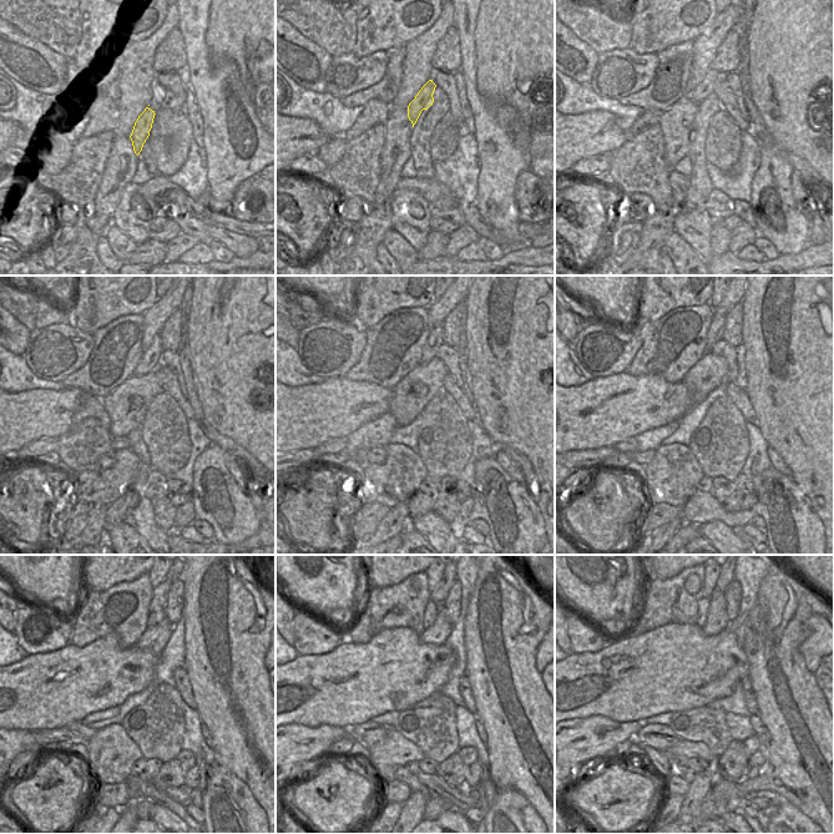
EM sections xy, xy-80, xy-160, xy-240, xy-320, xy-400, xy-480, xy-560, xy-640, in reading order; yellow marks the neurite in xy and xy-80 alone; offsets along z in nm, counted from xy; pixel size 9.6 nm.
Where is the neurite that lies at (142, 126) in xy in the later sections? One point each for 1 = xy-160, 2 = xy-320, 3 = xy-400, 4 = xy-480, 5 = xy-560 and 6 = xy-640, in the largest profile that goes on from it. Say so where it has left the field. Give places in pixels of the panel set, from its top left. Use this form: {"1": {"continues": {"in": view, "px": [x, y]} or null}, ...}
{"1": {"continues": {"in": "xy-160", "px": [704, 89]}}, "2": {"continues": {"in": "xy-320", "px": [434, 342]}}, "3": {"continues": {"in": "xy-400", "px": [714, 334]}}, "4": {"continues": {"in": "xy-480", "px": [160, 595]}}, "5": {"continues": {"in": "xy-560", "px": [439, 595]}}, "6": {"continues": {"in": "xy-640", "px": [723, 580]}}}

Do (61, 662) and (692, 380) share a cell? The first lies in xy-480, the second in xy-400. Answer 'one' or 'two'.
two

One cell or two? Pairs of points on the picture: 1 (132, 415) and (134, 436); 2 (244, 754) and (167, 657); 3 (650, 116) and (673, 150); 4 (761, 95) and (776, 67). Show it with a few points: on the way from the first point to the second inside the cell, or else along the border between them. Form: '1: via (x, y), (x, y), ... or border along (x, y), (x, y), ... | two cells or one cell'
1: border along (140, 424), (126, 436) | two cells
2: border along (185, 637), (185, 663), (182, 666) | two cells
3: border along (662, 112), (657, 122) | two cells
4: via (767, 89), (771, 74) | one cell

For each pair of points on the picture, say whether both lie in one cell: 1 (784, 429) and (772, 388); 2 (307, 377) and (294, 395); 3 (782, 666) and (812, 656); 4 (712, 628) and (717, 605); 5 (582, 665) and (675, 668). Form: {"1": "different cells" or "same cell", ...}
{"1": "same cell", "2": "different cells", "3": "different cells", "4": "same cell", "5": "same cell"}

